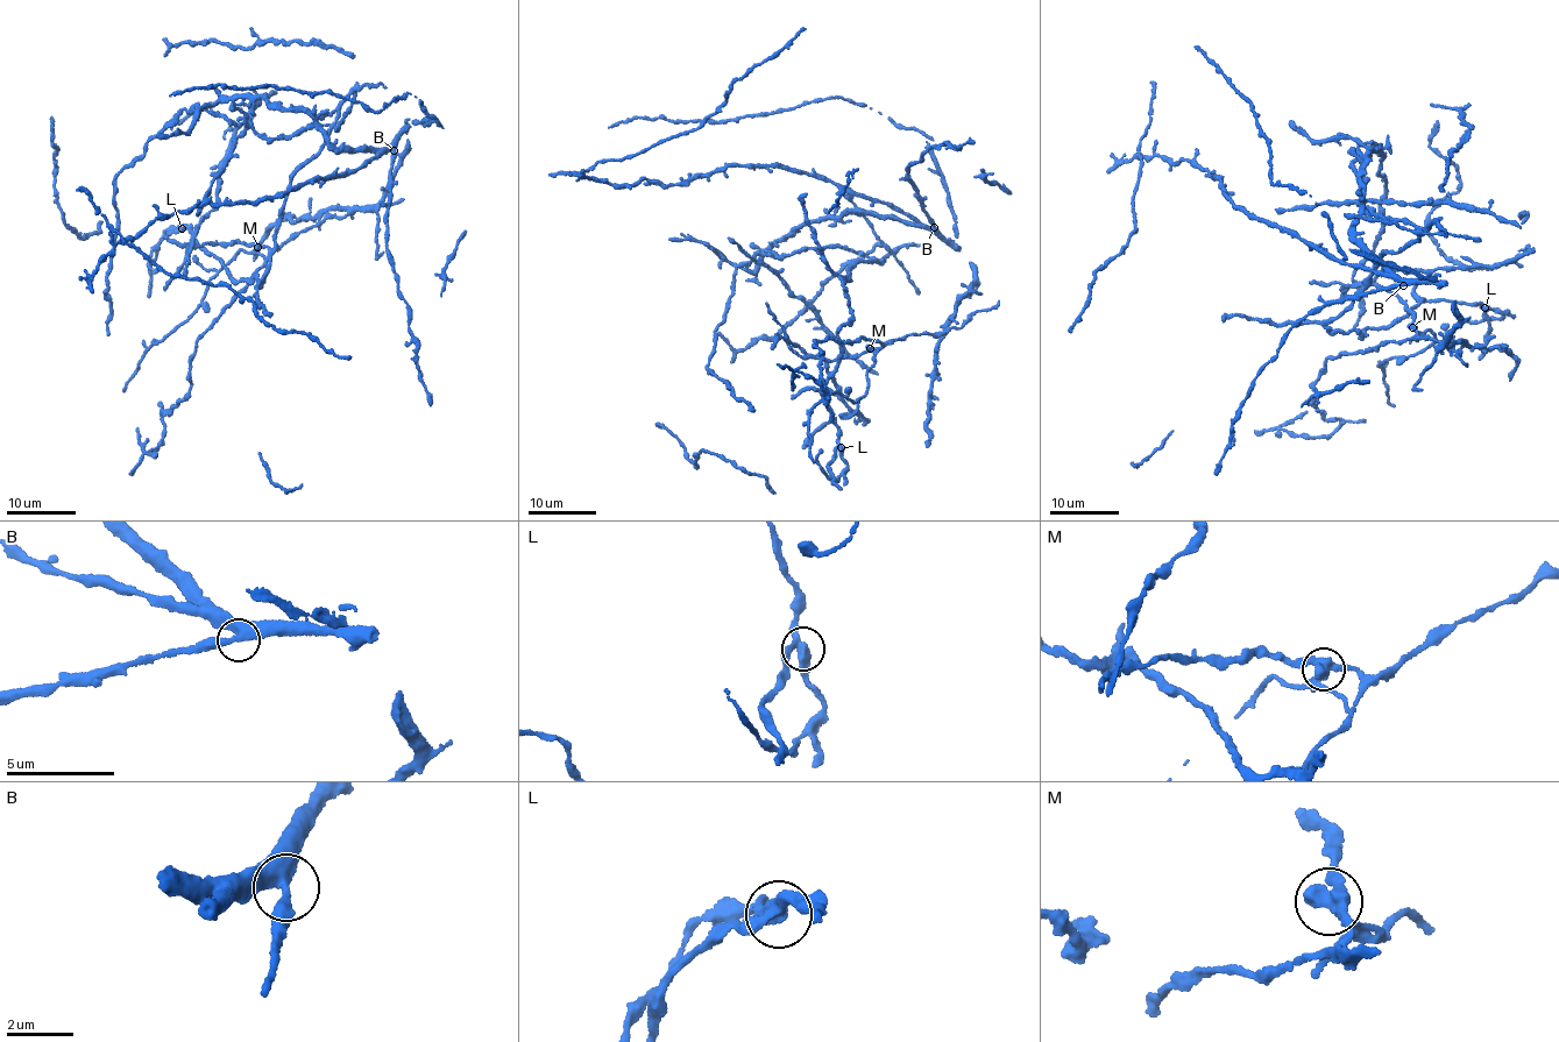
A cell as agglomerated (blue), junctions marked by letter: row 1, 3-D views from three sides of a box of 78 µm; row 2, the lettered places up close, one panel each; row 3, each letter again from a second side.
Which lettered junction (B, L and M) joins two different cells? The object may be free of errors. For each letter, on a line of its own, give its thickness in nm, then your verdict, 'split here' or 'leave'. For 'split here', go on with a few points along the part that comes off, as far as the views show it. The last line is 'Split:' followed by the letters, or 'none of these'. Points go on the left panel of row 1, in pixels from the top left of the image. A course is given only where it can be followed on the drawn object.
B: 360 nm | leave
L: 360 nm | leave
M: 360 nm | split here | (257, 247), (240, 250), (208, 282), (192, 313), (148, 347), (125, 390)
Split: M

